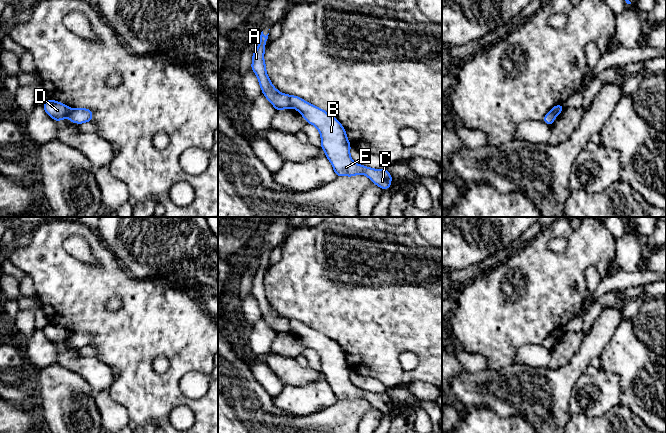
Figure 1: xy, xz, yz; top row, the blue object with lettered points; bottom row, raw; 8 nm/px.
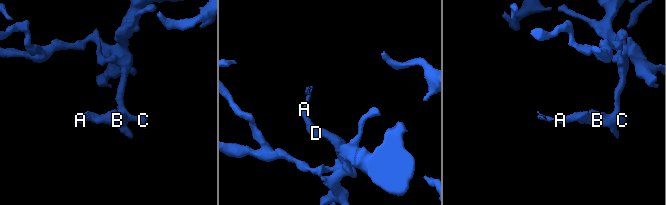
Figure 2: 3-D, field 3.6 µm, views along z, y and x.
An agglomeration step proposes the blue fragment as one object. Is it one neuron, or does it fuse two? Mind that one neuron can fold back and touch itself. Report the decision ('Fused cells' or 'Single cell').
Fused cells

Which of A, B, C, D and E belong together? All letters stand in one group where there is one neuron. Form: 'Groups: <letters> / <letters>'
Groups: A D / B C E

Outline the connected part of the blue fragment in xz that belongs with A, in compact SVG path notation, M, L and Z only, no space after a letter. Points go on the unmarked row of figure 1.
M263 255L260 259L260 267L258 268L256 275L252 279L251 293L258 301L258 305L262 314L262 317L267 324L271 326L274 332L279 335L283 333L291 332L289 319L279 316L273 309L266 297L266 288L264 285L265 267L268 263L269 257L265 260Z

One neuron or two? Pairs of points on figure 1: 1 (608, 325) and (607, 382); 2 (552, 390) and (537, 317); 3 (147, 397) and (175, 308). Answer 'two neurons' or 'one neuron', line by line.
1: two neurons
2: two neurons
3: one neuron

